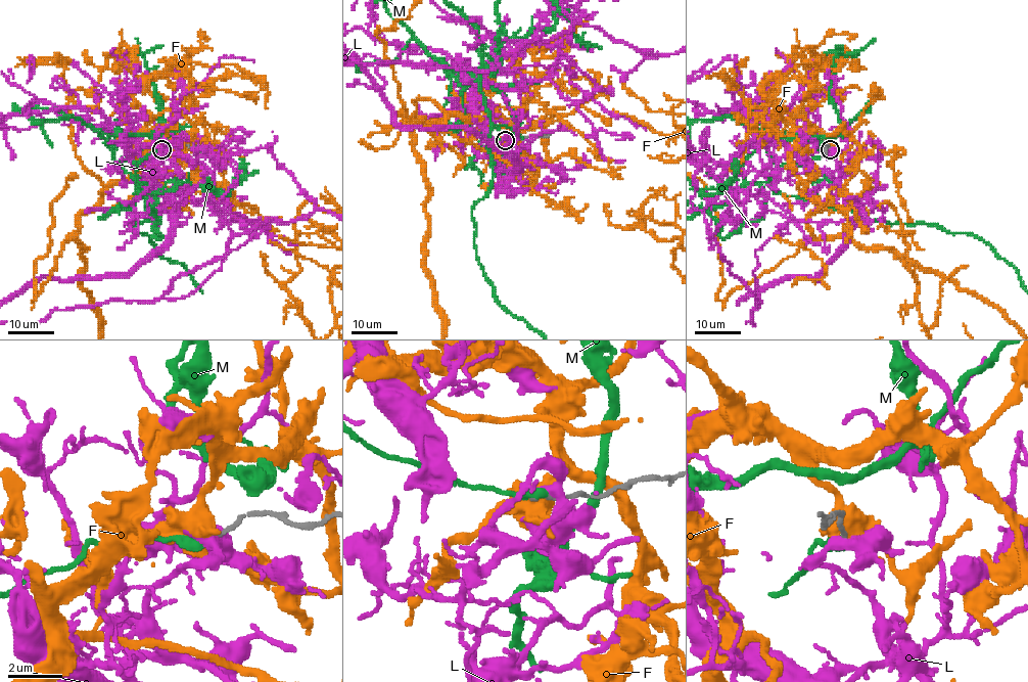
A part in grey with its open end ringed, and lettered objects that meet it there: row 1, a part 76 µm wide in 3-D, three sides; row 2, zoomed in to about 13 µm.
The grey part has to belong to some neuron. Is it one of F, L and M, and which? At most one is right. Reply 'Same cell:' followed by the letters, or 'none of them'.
Same cell: M

